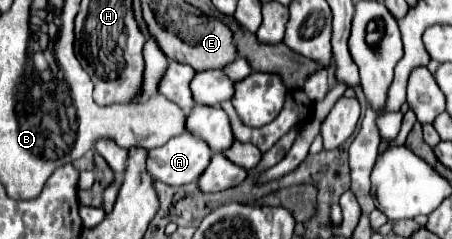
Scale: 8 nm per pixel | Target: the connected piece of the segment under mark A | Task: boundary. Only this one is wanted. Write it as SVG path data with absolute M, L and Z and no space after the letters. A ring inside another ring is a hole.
M183 133L167 141L163 147L151 149L147 155L147 169L157 181L179 187L197 181L209 161L209 145L191 133Z

